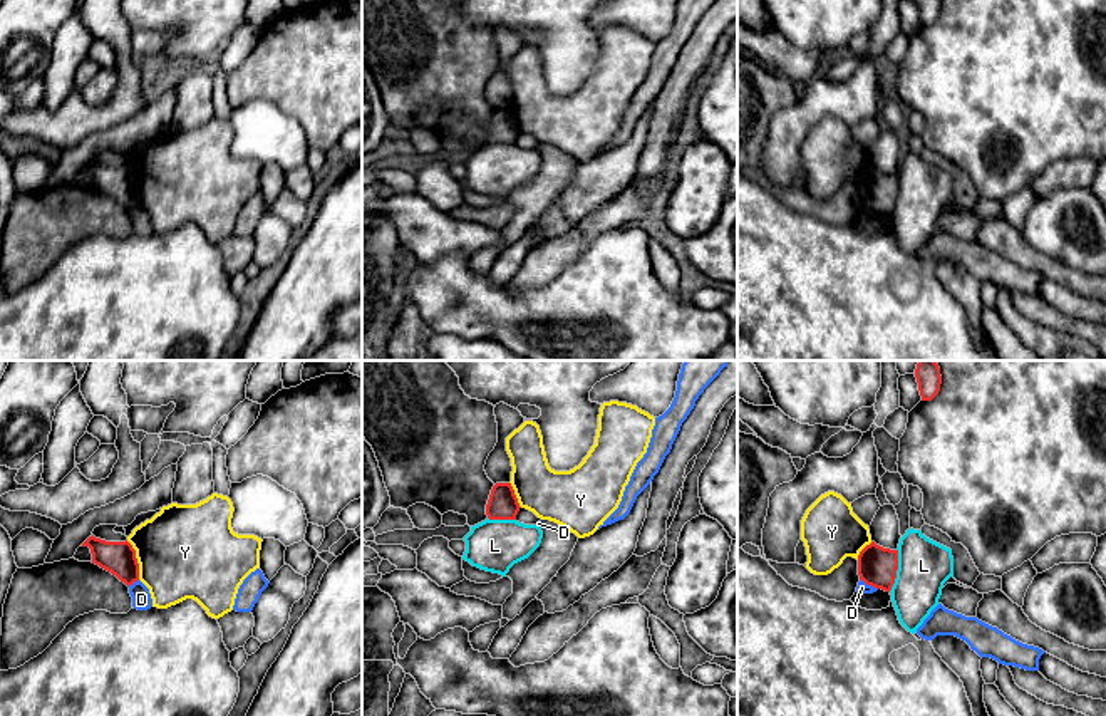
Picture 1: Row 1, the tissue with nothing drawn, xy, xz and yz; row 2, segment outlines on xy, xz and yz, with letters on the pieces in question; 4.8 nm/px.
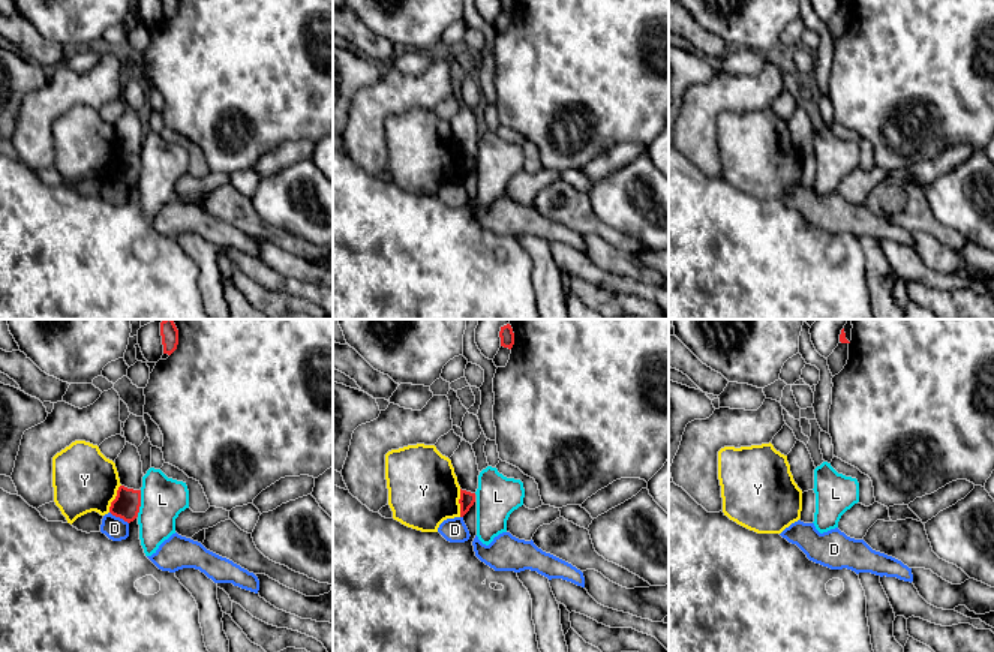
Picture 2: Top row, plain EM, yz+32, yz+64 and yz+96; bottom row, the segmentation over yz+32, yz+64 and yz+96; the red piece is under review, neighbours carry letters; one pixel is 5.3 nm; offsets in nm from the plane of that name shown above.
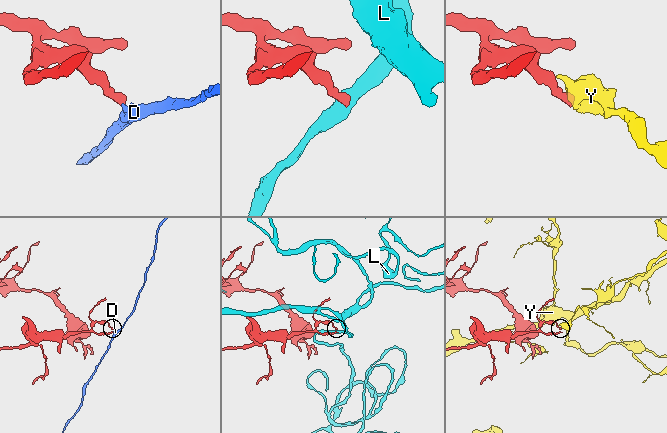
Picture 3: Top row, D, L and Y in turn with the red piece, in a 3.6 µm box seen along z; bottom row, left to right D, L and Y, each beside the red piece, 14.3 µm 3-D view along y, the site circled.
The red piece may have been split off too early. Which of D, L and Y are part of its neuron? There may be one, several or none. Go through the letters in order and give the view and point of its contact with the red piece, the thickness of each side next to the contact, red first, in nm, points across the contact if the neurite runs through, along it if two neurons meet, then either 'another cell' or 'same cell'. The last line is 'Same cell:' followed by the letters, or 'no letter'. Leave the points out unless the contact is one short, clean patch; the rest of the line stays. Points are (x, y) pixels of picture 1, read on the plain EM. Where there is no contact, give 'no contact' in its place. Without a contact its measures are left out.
D: yz (868, 208) | 190/50 nm | along yz (860, 203), (877, 213) | another cell
L: yz (897, 193) | 190/260 nm | another cell
Y: xy (136, 185) | 160/440 nm | another cell
Same cell: no letter

